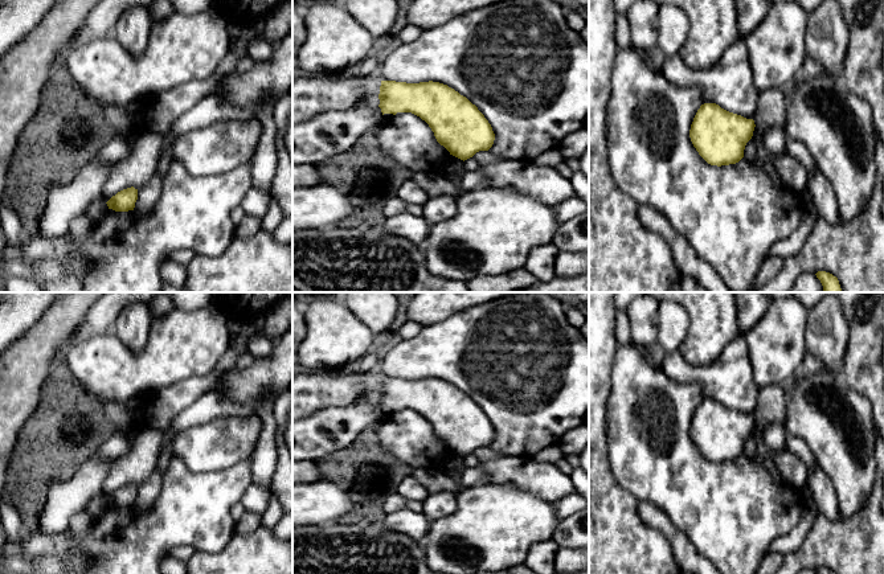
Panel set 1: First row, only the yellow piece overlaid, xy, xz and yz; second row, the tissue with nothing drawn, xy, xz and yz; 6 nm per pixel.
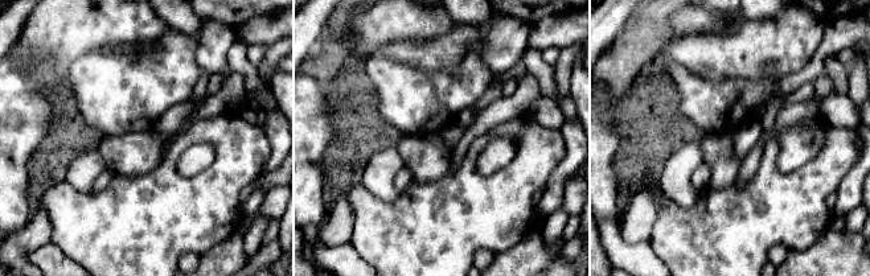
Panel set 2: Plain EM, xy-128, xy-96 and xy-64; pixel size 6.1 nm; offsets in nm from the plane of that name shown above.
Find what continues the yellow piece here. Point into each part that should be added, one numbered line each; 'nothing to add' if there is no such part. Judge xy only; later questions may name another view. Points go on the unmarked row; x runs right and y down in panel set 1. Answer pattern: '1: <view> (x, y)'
nothing to add

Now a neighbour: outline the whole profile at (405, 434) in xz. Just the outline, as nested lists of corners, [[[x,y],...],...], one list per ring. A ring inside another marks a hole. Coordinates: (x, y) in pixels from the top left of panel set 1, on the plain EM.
[[[402,409],[384,415],[384,421],[376,432],[381,447],[412,470],[438,470],[450,455],[450,448],[441,442],[429,421],[412,409]]]

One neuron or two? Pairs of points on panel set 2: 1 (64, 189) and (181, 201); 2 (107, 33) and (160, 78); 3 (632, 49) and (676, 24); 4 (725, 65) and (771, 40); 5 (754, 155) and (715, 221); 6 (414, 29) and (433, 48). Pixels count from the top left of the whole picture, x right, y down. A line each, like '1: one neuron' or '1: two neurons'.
1: one neuron
2: two neurons
3: two neurons
4: one neuron
5: two neurons
6: two neurons

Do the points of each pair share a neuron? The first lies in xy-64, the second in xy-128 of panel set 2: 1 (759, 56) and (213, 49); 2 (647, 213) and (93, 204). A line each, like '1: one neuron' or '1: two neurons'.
1: one neuron
2: two neurons

